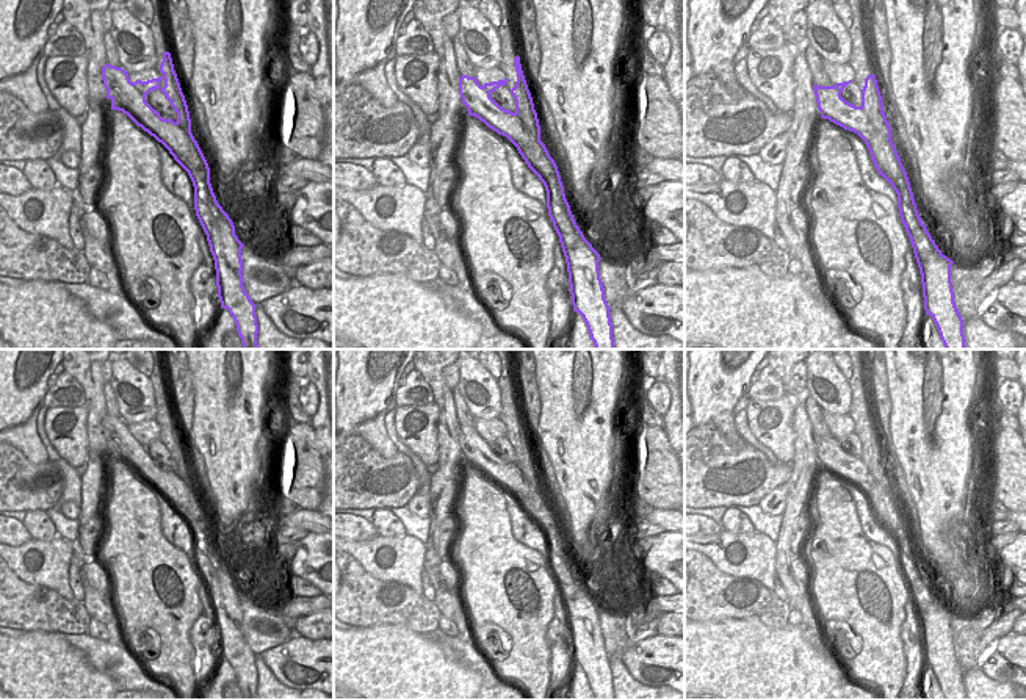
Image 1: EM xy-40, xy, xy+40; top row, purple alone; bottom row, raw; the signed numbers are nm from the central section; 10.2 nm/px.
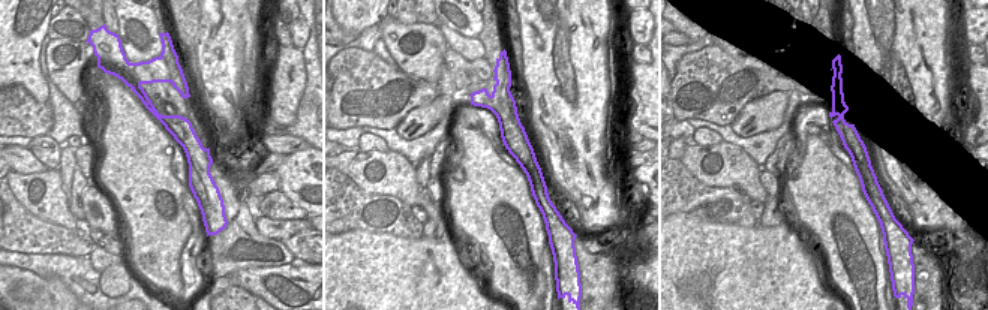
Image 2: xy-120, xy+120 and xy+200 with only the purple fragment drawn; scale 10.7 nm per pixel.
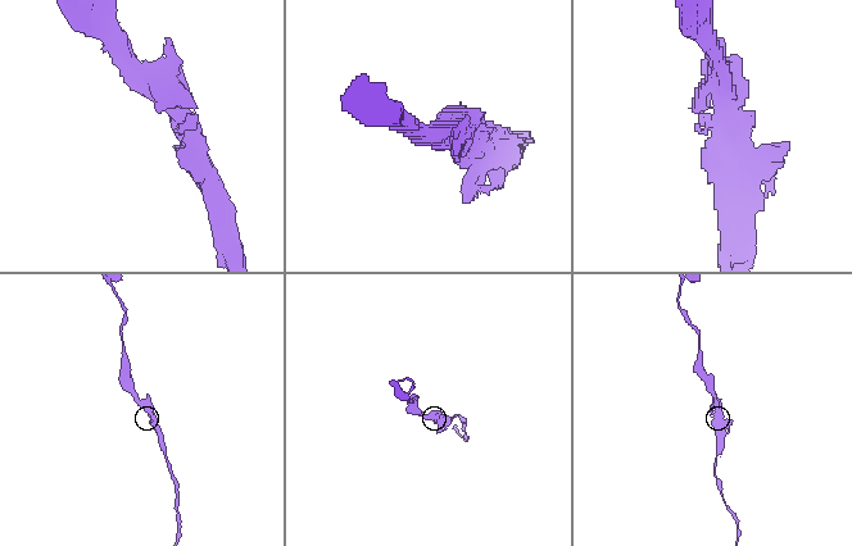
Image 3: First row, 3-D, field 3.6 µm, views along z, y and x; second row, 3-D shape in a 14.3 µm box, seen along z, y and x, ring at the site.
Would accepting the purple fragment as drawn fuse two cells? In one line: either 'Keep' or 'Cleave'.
Keep

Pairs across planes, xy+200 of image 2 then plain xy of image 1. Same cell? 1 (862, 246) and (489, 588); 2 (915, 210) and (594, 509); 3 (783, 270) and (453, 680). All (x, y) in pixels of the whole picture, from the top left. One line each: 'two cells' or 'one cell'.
1: one cell
2: one cell
3: one cell

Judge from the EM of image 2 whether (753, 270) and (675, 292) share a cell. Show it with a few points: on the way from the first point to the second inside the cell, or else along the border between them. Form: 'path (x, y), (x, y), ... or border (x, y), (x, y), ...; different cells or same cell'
path (733, 289), (730, 292), (694, 292); same cell

